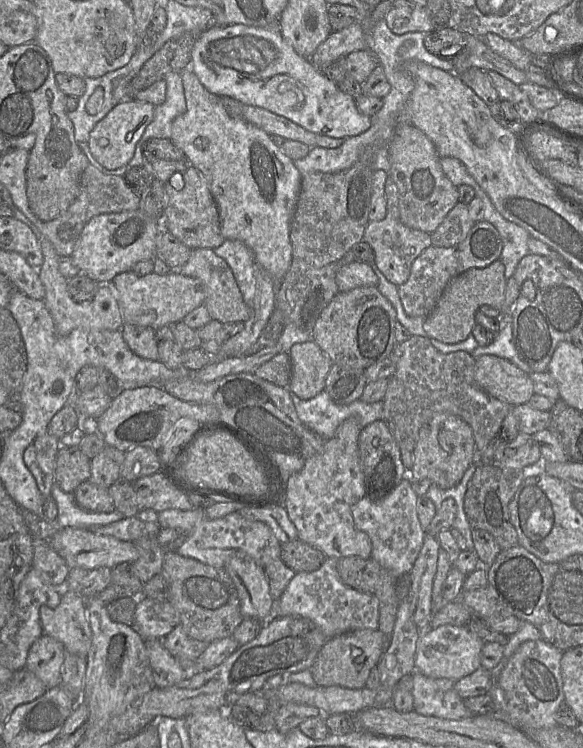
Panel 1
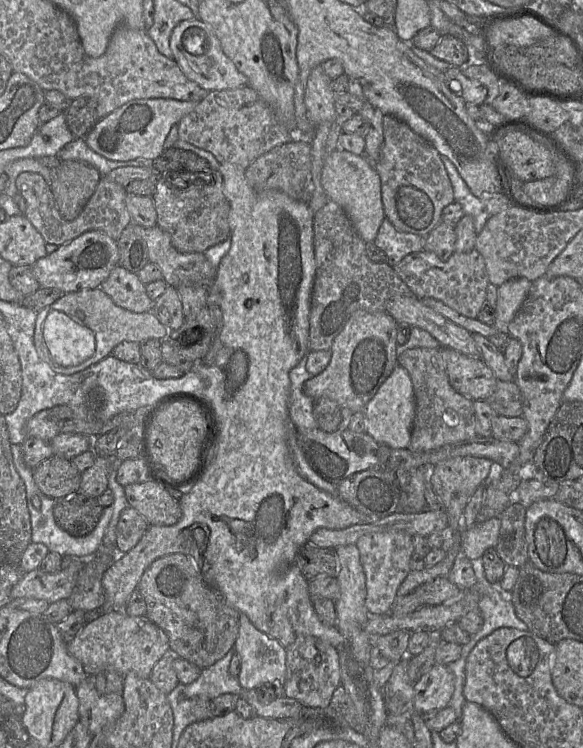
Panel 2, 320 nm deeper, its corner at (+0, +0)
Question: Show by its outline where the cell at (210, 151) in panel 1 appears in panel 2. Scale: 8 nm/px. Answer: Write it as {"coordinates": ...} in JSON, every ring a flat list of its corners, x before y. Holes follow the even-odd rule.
{"coordinates":[[222,163,220,164,218,172,223,179,223,193,230,204,228,221,231,247,228,253,221,259,220,264,217,267,215,279,207,292,207,306,215,318,215,333,207,354,201,360,193,362,193,369,191,370,195,371,203,379,206,385,205,393,202,397,214,415,211,445,200,474,192,482,190,487,182,493,182,497,179,499,182,510,181,519,173,525,150,525,136,546,125,554,119,554,118,558,106,570,102,577,102,585,105,594,105,603,102,608,104,608,105,611,123,610,130,595,137,589,144,571,153,561,167,554,182,553,193,558,195,564,199,567,204,580,221,594,229,606,236,609,239,613,245,614,256,629,279,641,284,648,288,648,294,643,296,634,288,618,285,607,274,601,273,583,279,579,292,564,297,562,298,554,305,544,309,542,319,548,335,549,339,546,356,544,358,539,365,534,387,531,403,531,413,537,417,535,428,537,434,532,448,531,448,516,445,510,424,510,419,513,394,513,376,519,372,524,367,524,364,523,364,516,367,515,357,511,339,496,333,496,317,488,299,474,289,449,289,398,291,384,289,372,309,352,309,316,316,270,313,246,314,213,310,209,308,203,294,199,282,191,272,189,260,193,255,192,246,180,245,169,237,165]]}

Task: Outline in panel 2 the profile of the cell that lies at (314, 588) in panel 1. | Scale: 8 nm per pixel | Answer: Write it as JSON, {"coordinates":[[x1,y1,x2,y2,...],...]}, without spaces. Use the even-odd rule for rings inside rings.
{"coordinates":[[403,531,375,532,361,536,356,545,366,576,365,606,370,616,389,614,400,585,411,571,413,536]]}

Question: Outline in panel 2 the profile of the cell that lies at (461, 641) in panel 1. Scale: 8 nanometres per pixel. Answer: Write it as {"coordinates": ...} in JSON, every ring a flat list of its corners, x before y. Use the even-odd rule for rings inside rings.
{"coordinates":[[434,664,414,683,414,707,420,714,449,706,454,692,454,676,448,666]]}

